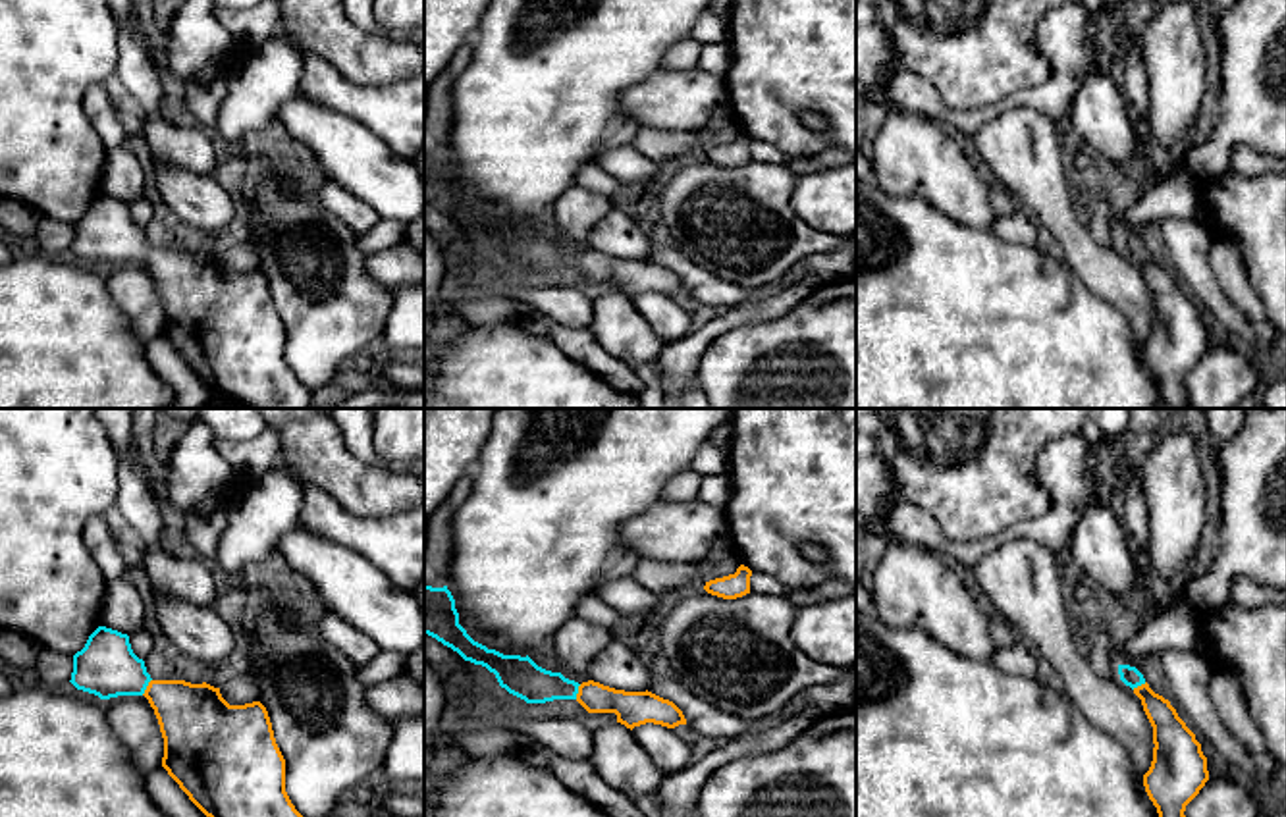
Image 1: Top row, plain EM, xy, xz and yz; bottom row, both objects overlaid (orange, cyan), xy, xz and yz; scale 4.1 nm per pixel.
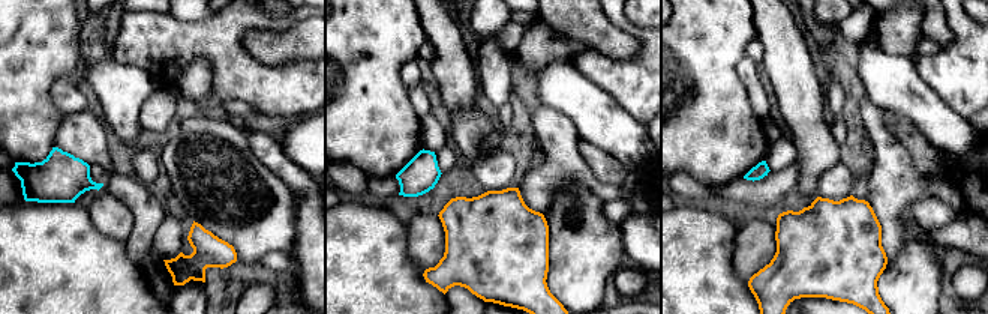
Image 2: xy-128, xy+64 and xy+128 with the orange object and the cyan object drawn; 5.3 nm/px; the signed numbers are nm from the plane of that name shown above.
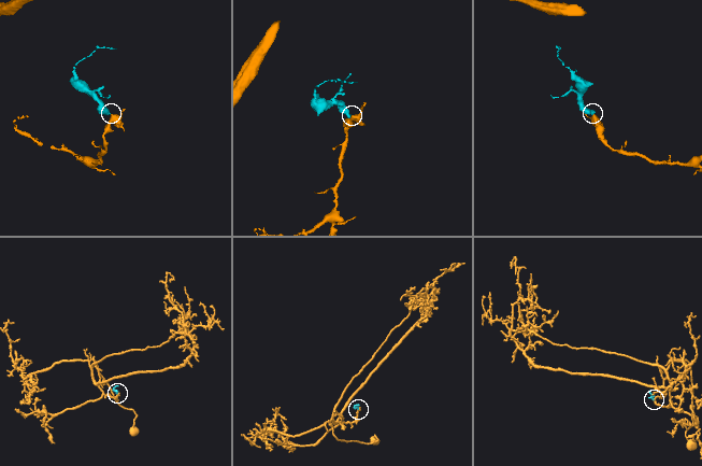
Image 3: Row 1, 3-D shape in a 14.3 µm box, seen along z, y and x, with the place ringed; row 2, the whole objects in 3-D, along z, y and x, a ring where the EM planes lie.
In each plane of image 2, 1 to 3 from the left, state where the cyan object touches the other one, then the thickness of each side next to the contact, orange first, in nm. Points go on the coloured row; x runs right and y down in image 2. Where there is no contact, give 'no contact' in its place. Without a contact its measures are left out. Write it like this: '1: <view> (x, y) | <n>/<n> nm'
1: no contact
2: no contact
3: no contact

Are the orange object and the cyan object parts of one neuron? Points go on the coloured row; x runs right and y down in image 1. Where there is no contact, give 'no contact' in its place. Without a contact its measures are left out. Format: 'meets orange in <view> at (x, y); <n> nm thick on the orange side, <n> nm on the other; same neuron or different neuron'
meets orange in xy at (147, 686); 300 nm thick on the orange side, 260 nm on the other; same neuron

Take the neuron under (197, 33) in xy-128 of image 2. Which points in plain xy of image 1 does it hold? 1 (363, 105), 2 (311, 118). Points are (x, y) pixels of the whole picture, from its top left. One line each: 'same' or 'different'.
1: same
2: different

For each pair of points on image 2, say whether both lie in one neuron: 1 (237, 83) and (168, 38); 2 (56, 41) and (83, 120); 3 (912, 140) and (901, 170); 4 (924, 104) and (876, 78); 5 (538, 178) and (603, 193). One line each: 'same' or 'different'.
1: same
2: different
3: different
4: same
5: same

